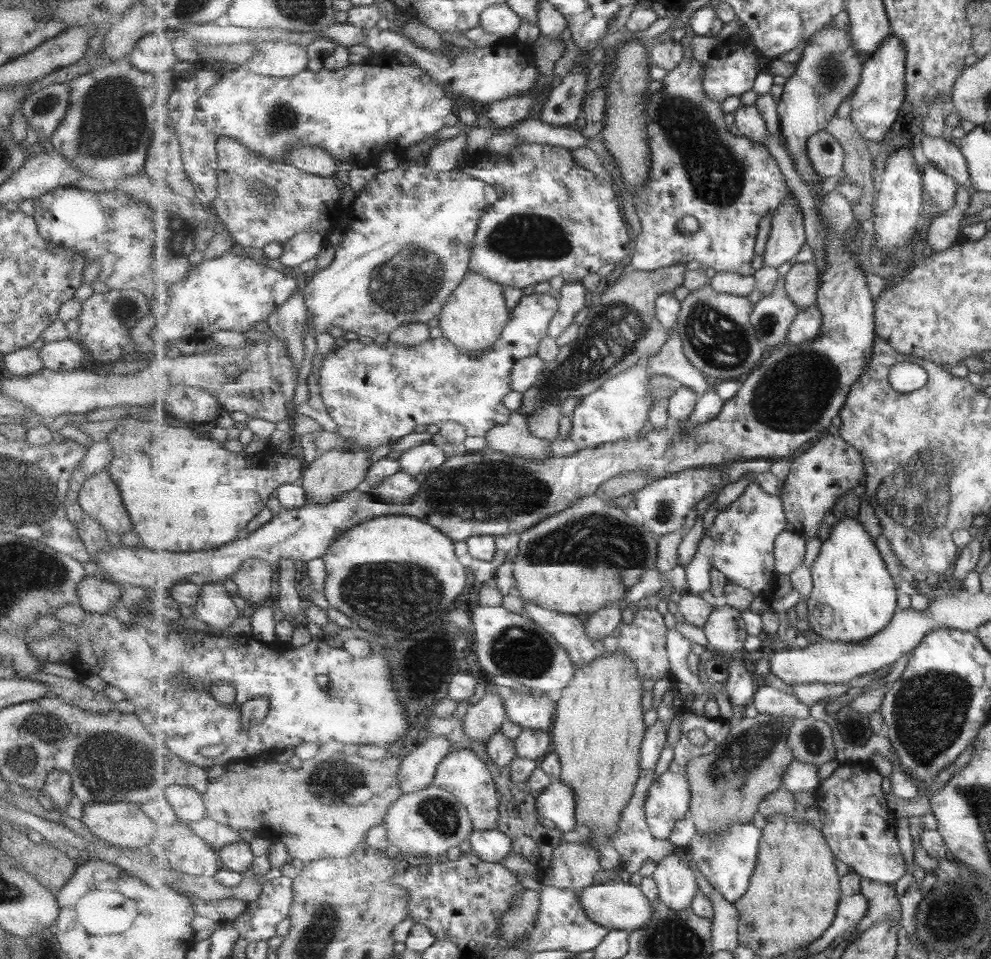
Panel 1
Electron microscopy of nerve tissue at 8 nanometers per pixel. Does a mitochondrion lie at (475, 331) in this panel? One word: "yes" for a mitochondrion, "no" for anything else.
no

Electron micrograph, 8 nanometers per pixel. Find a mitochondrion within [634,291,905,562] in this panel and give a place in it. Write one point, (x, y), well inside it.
(792, 396)

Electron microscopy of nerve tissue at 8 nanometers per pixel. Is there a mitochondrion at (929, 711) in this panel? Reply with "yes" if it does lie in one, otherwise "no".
yes

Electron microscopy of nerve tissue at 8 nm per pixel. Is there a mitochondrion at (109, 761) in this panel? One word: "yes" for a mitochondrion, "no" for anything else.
yes

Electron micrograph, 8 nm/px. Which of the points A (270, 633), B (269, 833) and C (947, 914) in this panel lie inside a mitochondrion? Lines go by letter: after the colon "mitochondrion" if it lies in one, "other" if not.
A: other
B: other
C: mitochondrion

